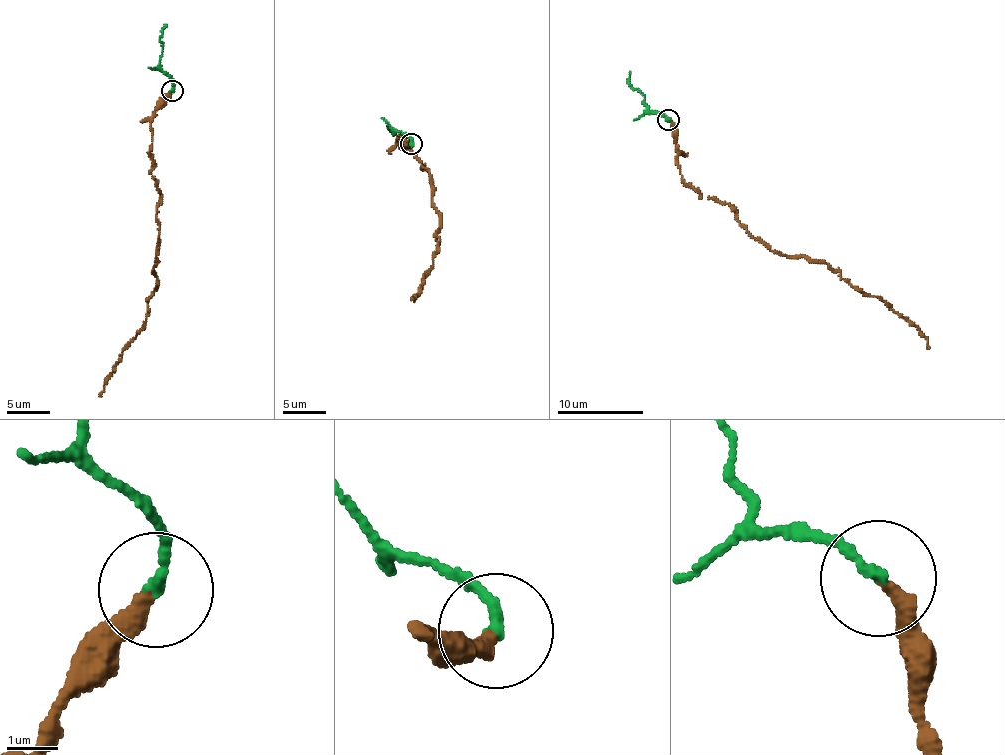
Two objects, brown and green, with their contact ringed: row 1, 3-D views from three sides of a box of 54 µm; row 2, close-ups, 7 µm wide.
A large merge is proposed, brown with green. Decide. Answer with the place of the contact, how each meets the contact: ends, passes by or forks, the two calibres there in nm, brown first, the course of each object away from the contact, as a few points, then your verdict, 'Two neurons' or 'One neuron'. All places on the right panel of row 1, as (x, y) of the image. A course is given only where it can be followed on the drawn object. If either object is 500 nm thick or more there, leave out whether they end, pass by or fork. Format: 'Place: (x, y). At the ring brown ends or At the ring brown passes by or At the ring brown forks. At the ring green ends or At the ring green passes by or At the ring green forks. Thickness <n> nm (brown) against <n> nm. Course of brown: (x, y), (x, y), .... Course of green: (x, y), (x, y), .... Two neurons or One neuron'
Place: (668, 120). At the ring brown ends. At the ring green ends. Thickness 300 nm (brown) against 240 nm. Course of brown: (668, 120), (682, 179), (702, 197), (727, 204), (780, 255), (828, 263), (882, 297), (929, 348). Course of green: (668, 120), (646, 109), (644, 97), (631, 86), (630, 71). One neuron

